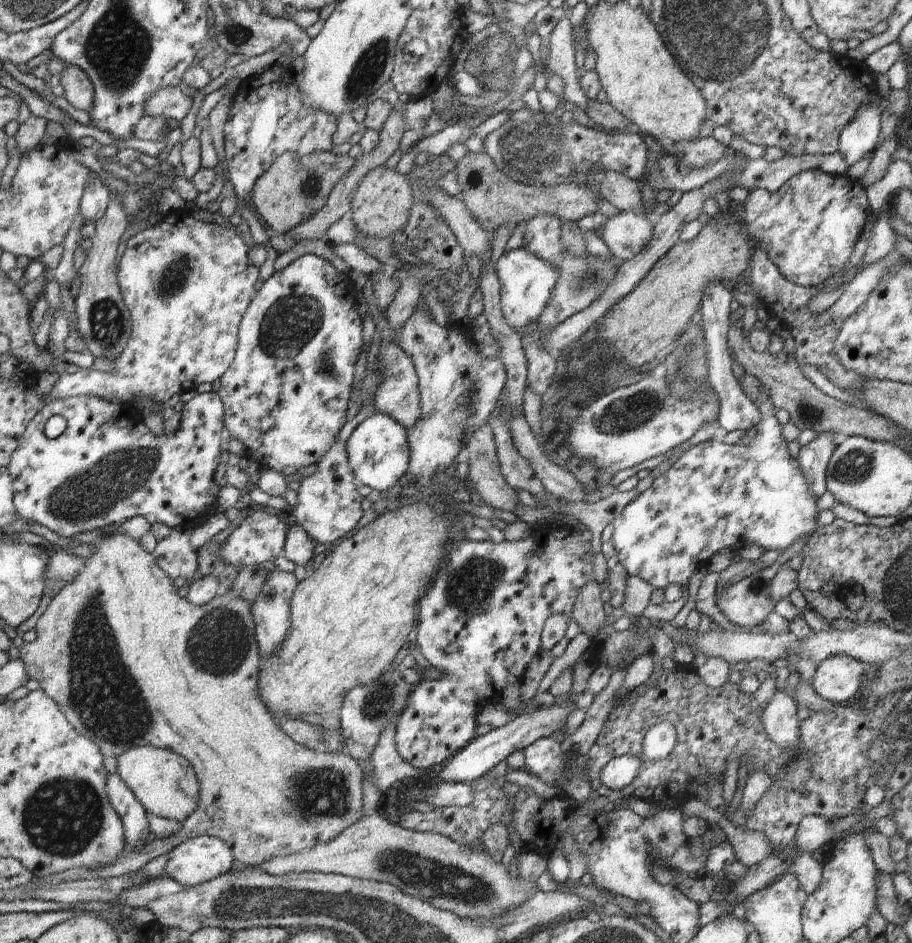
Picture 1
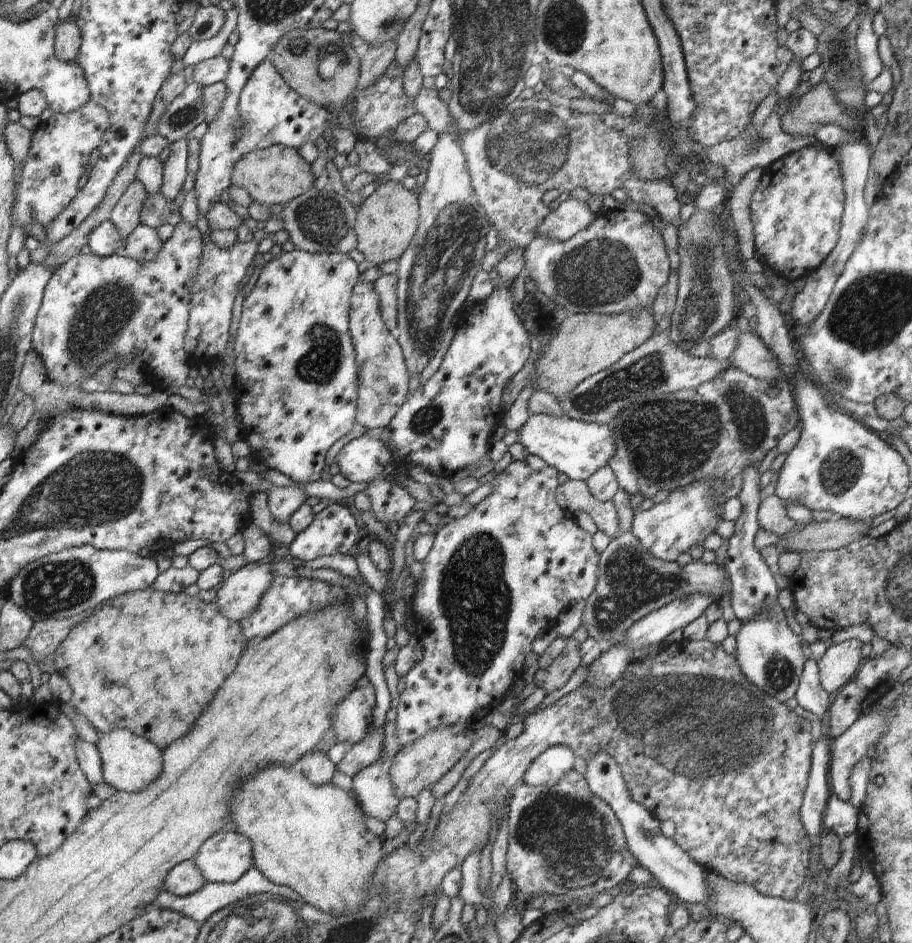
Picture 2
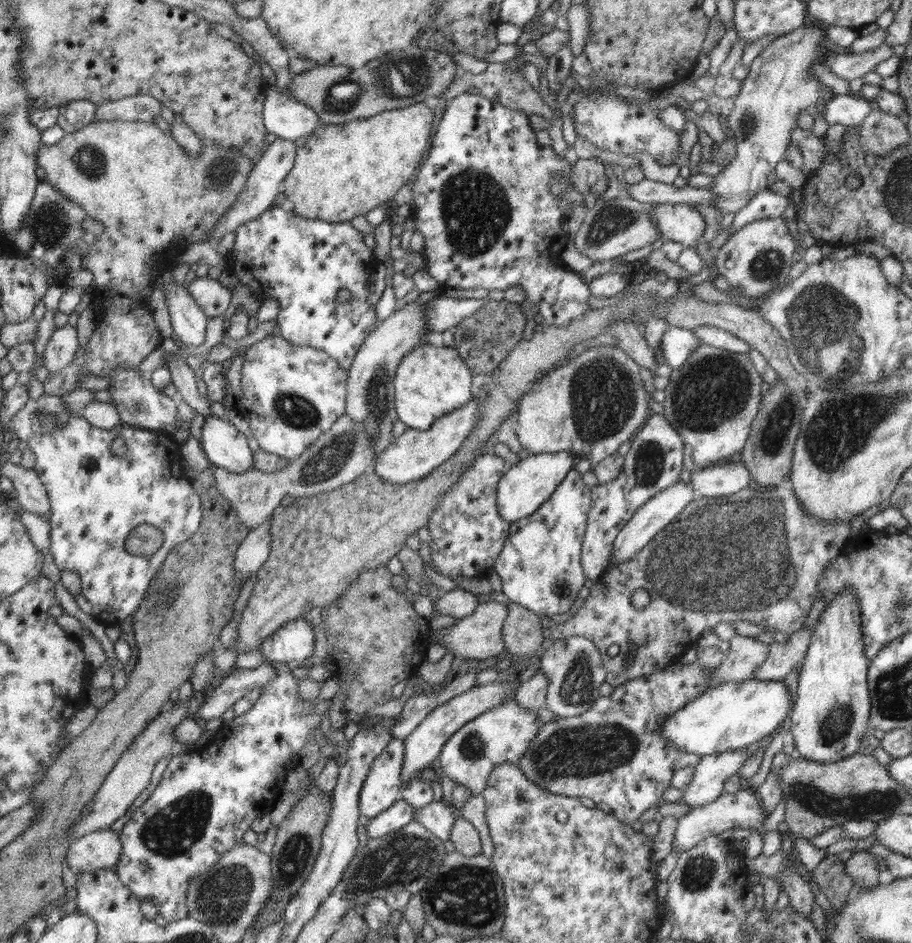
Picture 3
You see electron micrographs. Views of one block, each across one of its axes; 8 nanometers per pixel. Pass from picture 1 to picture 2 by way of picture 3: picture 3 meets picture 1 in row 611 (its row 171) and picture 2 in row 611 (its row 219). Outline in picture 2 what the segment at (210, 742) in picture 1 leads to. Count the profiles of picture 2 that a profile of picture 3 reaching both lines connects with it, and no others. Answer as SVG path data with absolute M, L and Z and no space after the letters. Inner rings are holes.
M153 588L131 591L119 595L104 602L99 609L94 609L89 618L72 628L66 639L58 646L53 655L53 670L62 675L72 690L72 699L69 704L75 712L82 716L98 733L104 734L115 729L127 729L133 734L143 737L154 744L160 751L164 751L169 745L187 736L196 724L196 720L204 713L204 710L212 703L222 684L236 671L236 666L246 650L243 629L239 622L226 619L213 602L206 604L198 595L189 596L186 592L175 594L174 592L159 592Z

